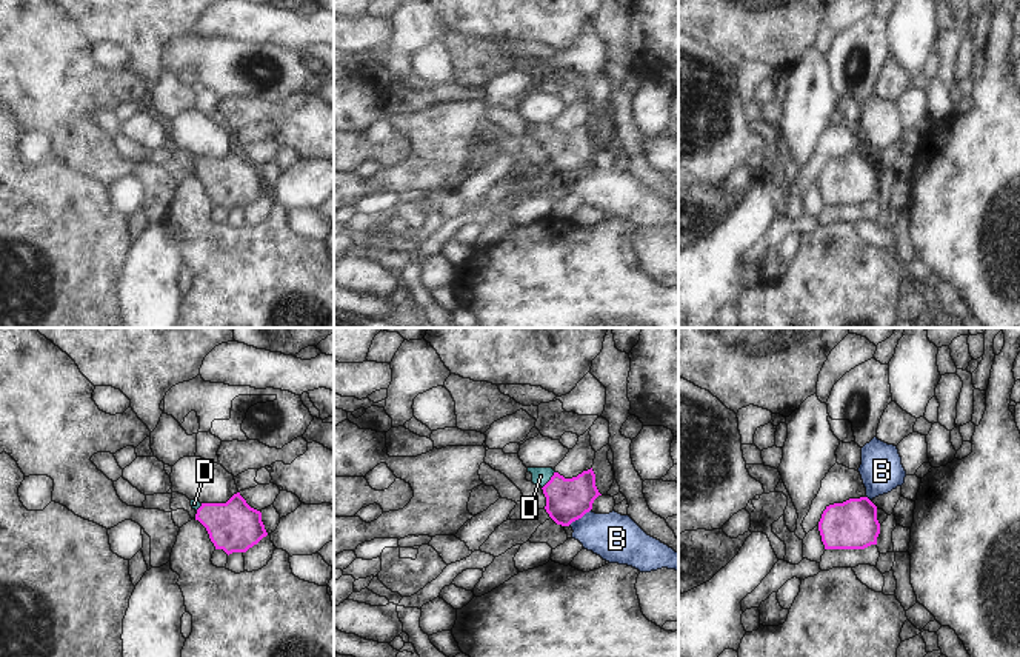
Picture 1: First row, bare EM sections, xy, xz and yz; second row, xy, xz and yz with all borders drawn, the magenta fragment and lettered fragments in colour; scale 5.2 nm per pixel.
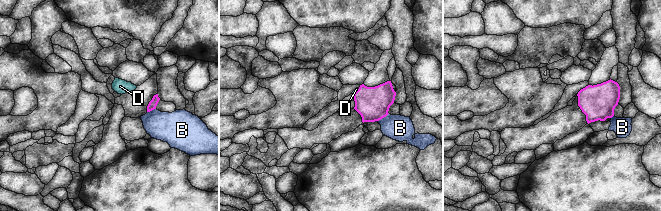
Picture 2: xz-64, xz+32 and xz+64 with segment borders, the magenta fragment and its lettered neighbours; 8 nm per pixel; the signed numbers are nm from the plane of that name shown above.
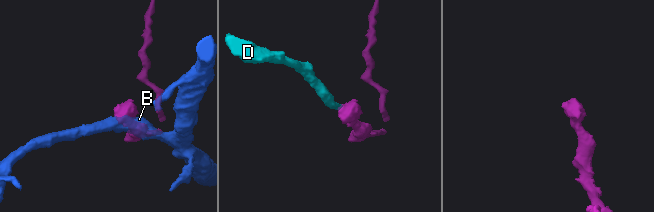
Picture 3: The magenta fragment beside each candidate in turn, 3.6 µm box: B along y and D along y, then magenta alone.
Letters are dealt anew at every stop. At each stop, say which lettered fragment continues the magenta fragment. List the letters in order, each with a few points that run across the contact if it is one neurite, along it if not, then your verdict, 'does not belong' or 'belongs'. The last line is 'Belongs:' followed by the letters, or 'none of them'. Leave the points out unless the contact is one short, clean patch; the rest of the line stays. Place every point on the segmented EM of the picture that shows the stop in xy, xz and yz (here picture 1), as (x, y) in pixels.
B: line xz (590, 510), (568, 525); does not belong
D: line xz (566, 499), (550, 480), (540, 476); belongs
Belongs: D

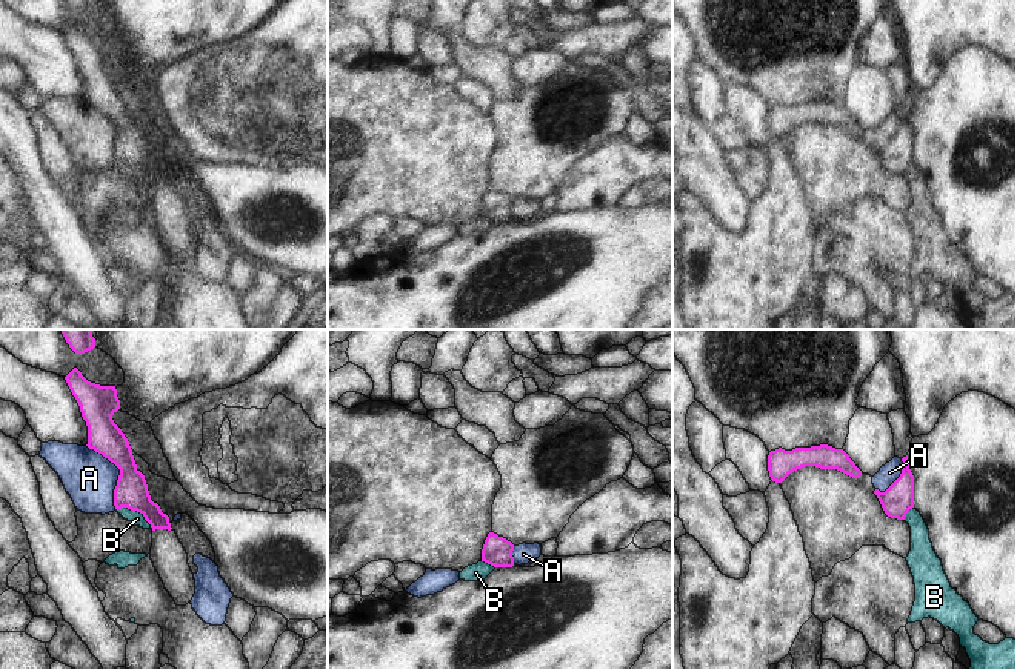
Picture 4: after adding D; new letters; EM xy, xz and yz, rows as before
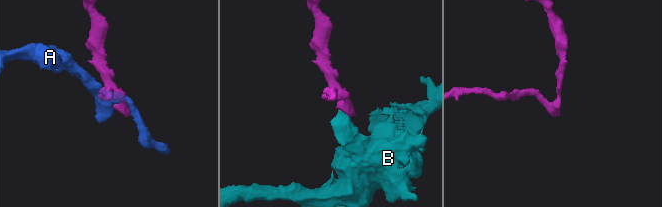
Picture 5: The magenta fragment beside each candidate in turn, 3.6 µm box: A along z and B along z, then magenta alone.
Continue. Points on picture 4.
A: does not belong
B: line xy (117, 509), (136, 509), (153, 528); does not belong
Belongs: none of them

